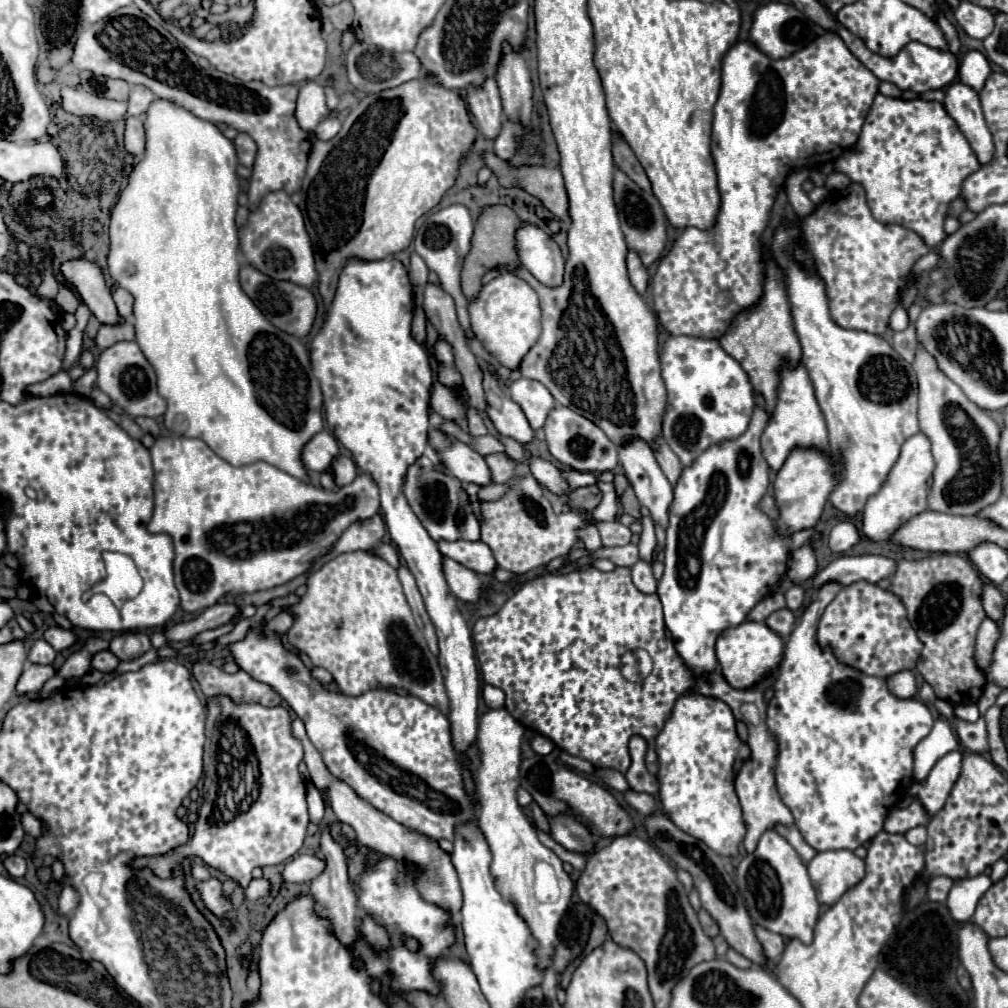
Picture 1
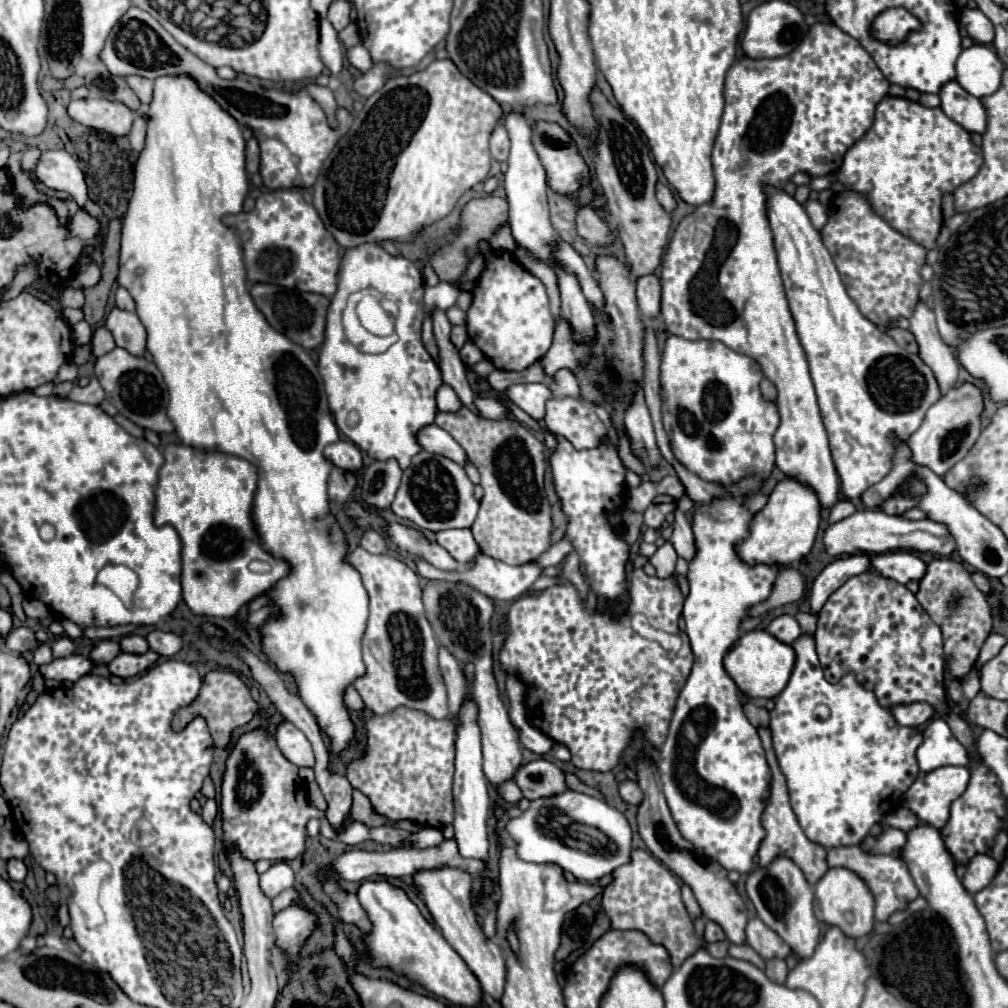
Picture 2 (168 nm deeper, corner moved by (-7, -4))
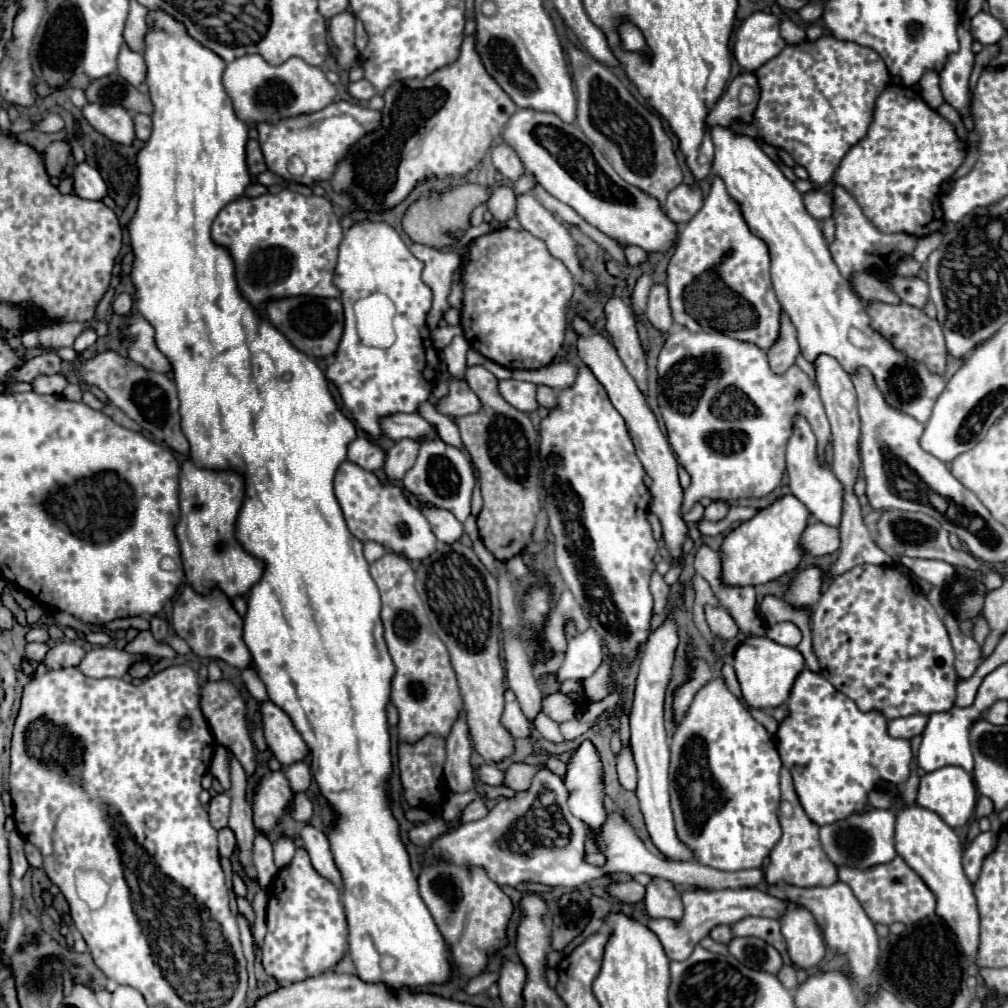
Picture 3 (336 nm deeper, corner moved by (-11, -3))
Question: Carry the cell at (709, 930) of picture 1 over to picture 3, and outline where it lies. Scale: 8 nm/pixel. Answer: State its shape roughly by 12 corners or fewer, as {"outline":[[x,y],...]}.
{"outline":[[718,925],[710,937],[728,943],[734,935],[730,925]]}

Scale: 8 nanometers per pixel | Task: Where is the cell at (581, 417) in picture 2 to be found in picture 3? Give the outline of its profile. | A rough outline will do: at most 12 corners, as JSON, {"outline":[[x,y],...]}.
{"outline":[[538,385],[536,399],[542,407],[554,409],[558,405],[556,391]]}

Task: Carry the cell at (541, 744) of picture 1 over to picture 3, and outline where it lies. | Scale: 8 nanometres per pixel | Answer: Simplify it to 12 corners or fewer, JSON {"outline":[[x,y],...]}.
{"outline":[[508,689],[502,713],[504,727],[524,739],[534,733],[532,721],[522,713]]}

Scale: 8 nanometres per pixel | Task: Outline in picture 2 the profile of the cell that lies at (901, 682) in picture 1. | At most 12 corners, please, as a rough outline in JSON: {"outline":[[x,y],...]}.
{"outline":[[924,702],[894,706],[900,726],[916,728],[932,718],[934,710]]}

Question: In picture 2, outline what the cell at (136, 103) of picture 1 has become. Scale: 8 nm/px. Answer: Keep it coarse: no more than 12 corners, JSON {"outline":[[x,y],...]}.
{"outline":[[124,78],[136,96],[148,104],[152,100],[150,78]]}

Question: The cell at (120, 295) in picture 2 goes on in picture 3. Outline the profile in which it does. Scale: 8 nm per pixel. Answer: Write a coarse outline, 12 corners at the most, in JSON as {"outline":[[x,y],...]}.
{"outline":[[120,293],[112,307],[120,315],[132,311],[132,297]]}

